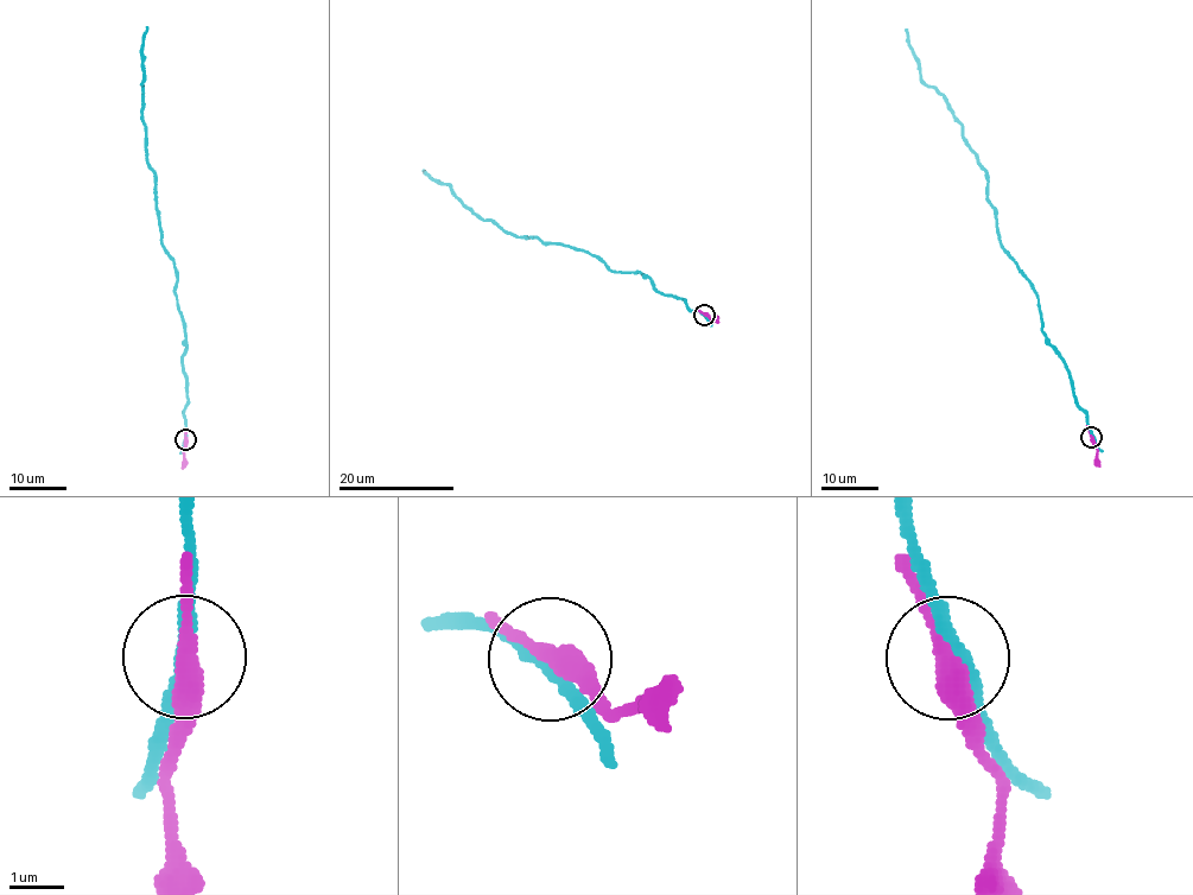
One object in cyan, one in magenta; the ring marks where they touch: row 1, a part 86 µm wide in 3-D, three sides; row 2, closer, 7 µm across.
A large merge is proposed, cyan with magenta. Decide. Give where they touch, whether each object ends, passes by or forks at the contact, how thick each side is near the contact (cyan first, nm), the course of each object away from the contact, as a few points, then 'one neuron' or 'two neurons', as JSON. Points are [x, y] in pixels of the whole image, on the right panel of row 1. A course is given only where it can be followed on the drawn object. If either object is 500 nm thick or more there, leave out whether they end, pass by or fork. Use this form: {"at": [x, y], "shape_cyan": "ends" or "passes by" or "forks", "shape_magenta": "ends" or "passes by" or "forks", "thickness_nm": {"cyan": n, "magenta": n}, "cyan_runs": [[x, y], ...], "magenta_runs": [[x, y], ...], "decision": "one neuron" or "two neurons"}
{"at": [1091, 437], "shape_cyan": "passes by", "shape_magenta": "passes by", "thickness_nm": {"cyan": 260, "magenta": 360}, "cyan_runs": [[1091, 436], [1071, 373], [1041, 330], [1038, 292], [998, 239], [988, 173], [947, 101], [920, 80], [905, 29]], "magenta_runs": [[1091, 436], [1099, 467]], "decision": "two neurons"}

